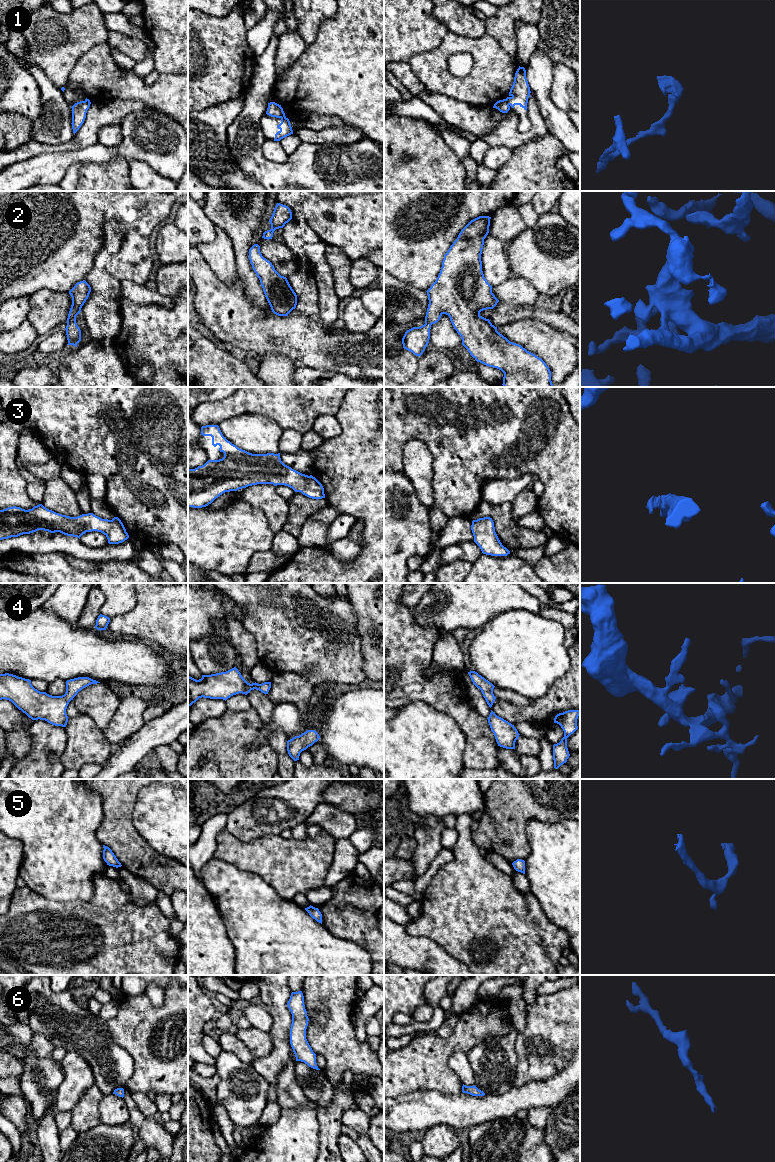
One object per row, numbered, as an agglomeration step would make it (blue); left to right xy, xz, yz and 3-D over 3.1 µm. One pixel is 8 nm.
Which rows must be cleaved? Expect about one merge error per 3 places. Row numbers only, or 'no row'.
1

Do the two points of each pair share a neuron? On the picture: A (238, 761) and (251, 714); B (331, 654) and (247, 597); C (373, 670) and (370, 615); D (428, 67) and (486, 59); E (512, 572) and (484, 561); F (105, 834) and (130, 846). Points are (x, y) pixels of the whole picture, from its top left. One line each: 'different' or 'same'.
A: same
B: same
C: same
D: same
E: same
F: same

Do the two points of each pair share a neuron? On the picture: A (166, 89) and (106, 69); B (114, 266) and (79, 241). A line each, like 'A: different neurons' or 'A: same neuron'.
A: same neuron
B: different neurons

